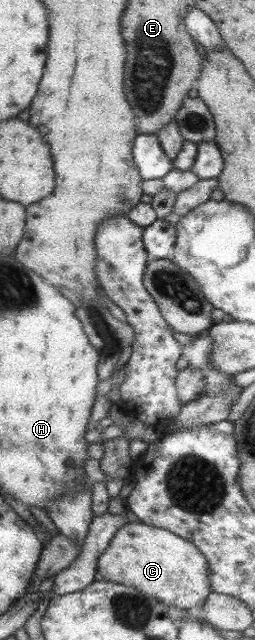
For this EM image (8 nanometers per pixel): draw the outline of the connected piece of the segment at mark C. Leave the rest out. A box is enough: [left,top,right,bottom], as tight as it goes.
[95,520,210,611]

